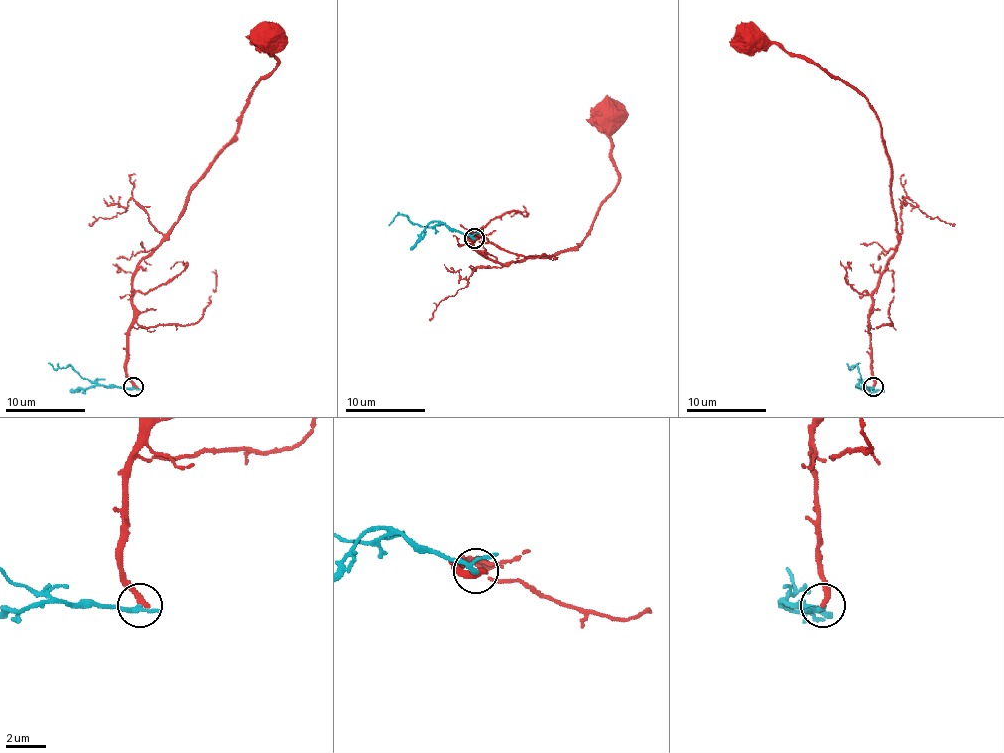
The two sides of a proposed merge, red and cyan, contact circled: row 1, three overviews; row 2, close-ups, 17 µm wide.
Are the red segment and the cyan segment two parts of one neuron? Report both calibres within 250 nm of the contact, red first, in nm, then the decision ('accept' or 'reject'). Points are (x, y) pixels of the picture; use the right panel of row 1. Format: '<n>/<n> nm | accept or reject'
320/190 nm | reject

